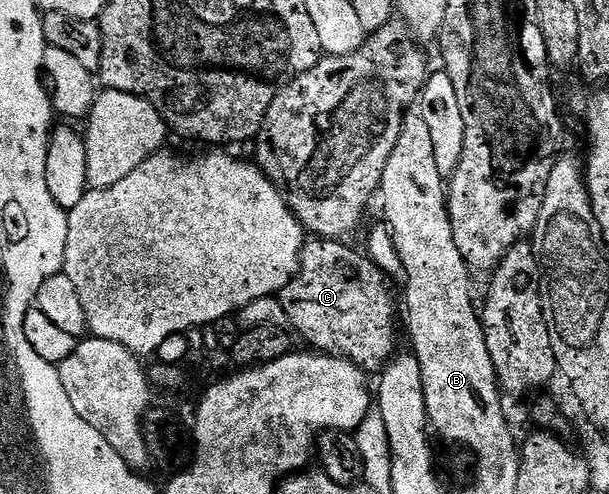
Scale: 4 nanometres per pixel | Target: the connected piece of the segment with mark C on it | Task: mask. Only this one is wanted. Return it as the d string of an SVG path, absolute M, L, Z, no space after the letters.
M310 239L307 243L304 243L302 256L299 263L299 272L296 274L295 278L281 290L277 296L278 302L282 309L282 315L284 319L289 320L290 324L293 326L292 331L298 336L298 334L305 340L307 340L312 346L310 346L314 351L322 354L328 354L331 357L343 358L347 362L353 363L358 366L360 370L367 374L377 374L380 373L387 362L393 358L396 353L397 348L395 348L395 338L397 336L395 332L395 302L391 296L391 292L387 286L387 276L386 273L381 271L378 265L374 264L368 255L364 253L360 254L345 246L347 245L344 241L338 239Z

